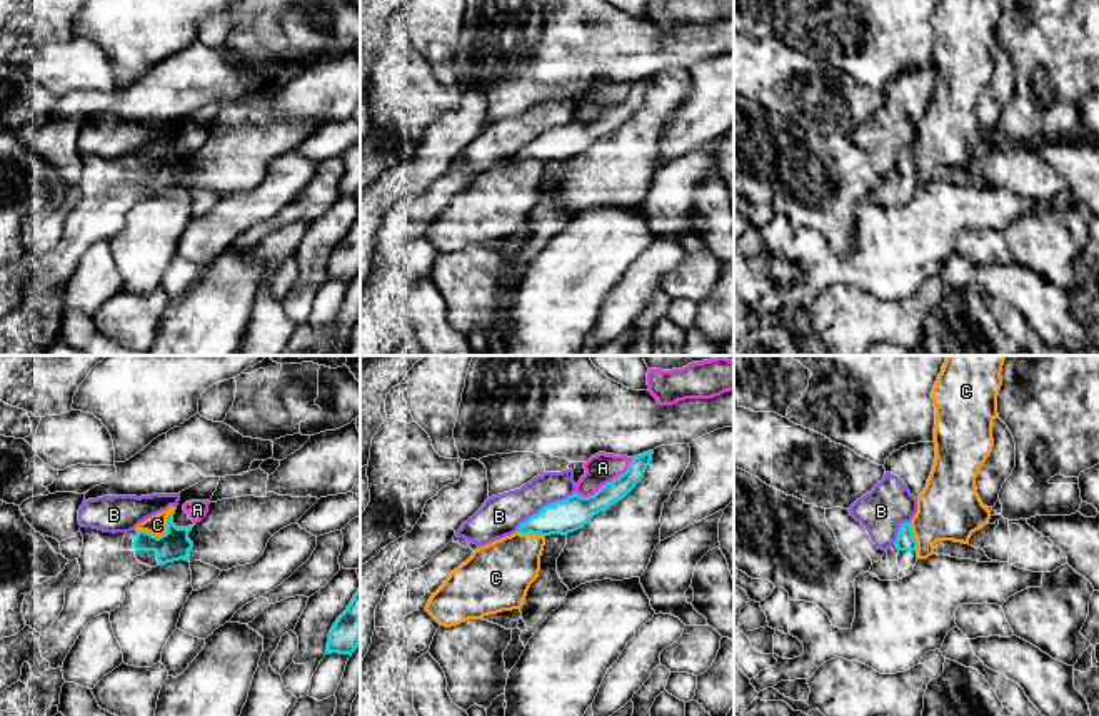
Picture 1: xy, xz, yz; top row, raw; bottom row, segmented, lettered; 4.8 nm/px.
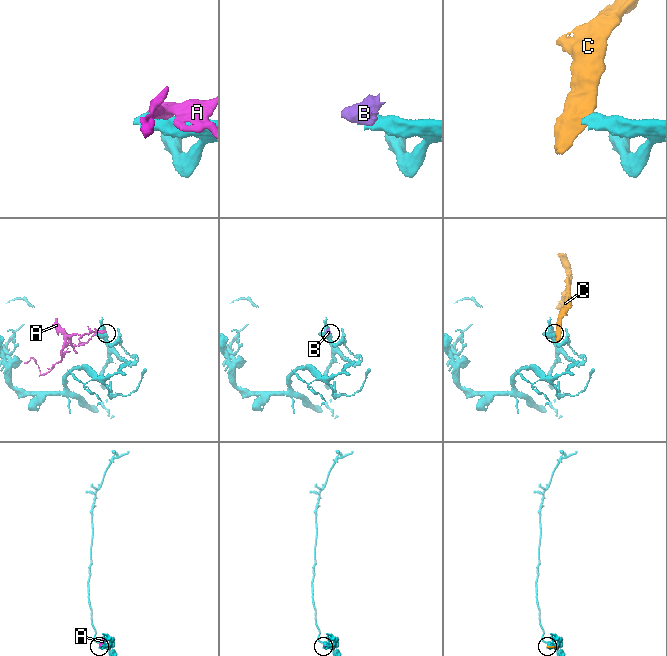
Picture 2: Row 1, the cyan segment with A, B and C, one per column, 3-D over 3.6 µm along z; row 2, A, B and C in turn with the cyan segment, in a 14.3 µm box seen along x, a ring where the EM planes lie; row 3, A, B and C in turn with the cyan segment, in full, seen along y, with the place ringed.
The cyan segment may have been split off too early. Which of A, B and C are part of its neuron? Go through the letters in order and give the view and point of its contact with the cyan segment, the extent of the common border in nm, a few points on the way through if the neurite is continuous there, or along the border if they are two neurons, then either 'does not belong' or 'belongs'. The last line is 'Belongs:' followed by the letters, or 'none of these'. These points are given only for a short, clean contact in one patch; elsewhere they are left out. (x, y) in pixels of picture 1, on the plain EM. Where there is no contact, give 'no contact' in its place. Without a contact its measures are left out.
A: xz (607, 109) | 320 nm | does not belong
B: xz (544, 132) | 360 nm | along xz (574, 117), (562, 126), (544, 131), (514, 157) | does not belong
C: xy (162, 161) | 200 nm | along xy (174, 137), (164, 159), (154, 162), (137, 157) | does not belong
Belongs: none of these

